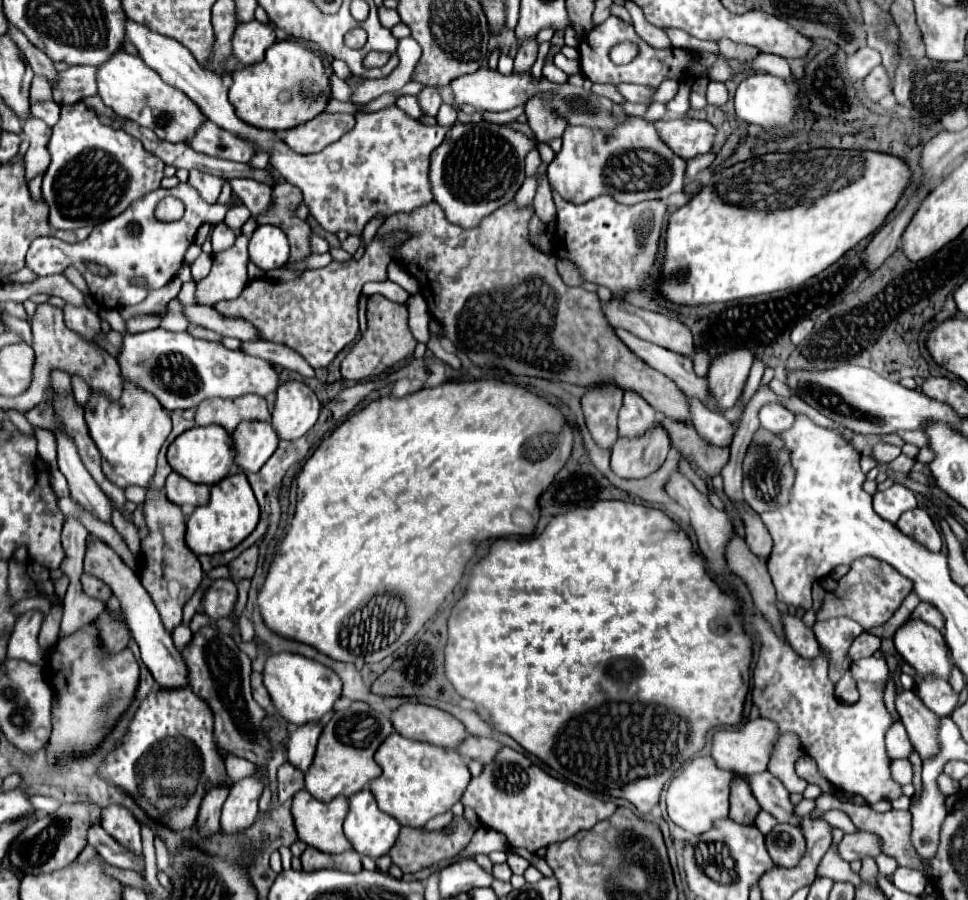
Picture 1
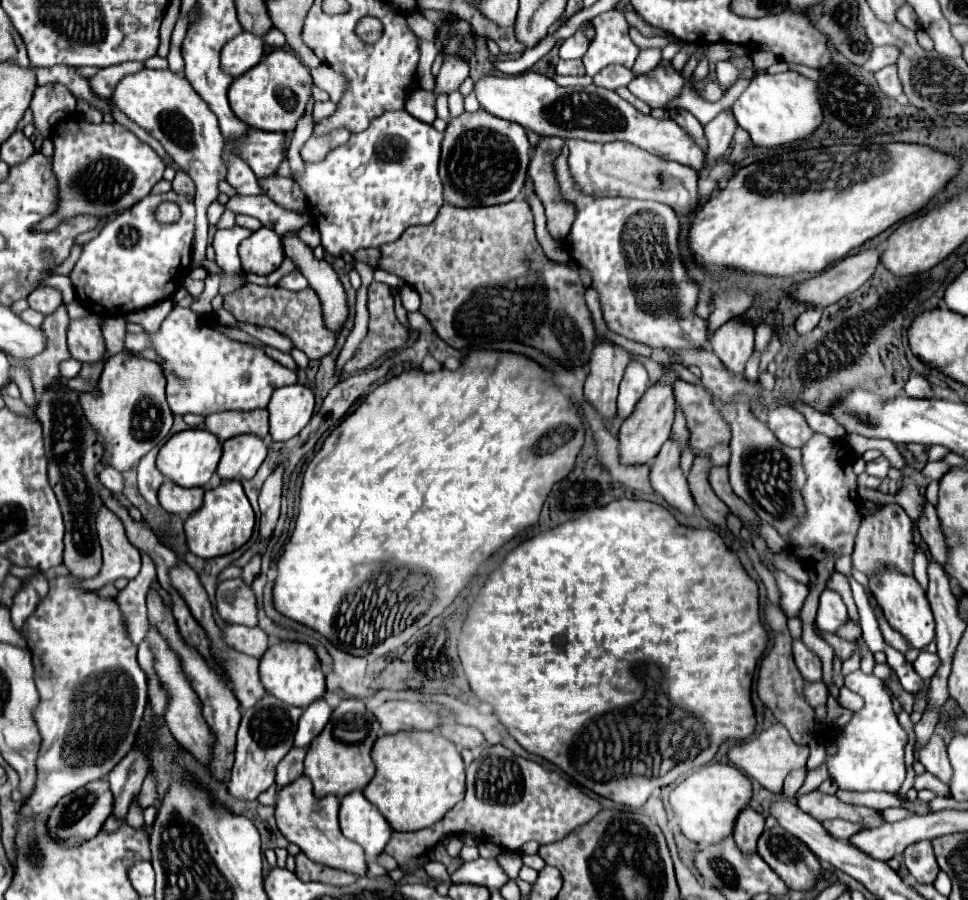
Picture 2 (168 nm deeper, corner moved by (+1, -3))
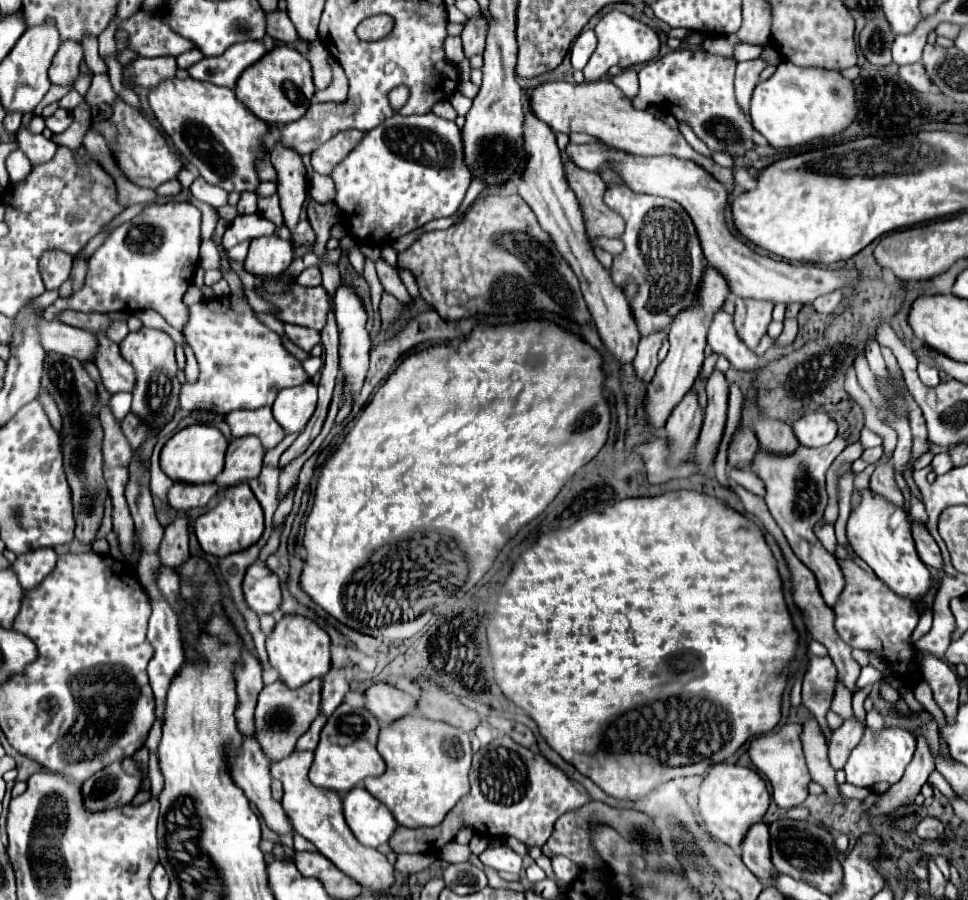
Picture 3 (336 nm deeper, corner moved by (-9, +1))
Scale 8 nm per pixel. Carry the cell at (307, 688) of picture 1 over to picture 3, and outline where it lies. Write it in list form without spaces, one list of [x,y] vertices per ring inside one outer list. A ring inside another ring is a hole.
[[[282,616],[266,640],[266,650],[272,668],[276,668],[280,680],[292,690],[304,686],[312,678],[324,678],[330,670],[330,638],[316,622],[304,616]]]

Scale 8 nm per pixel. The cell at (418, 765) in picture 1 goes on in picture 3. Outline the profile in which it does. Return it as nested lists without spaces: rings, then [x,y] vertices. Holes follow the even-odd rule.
[[[422,716],[400,718],[380,730],[378,752],[386,762],[386,772],[378,778],[366,778],[364,786],[376,800],[386,804],[400,826],[438,826],[456,802],[470,792],[470,736],[444,722],[434,722]],[[450,742],[458,744],[456,752],[448,750]]]

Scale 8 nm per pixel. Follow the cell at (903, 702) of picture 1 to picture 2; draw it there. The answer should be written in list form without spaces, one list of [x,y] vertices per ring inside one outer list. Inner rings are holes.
[[[934,734],[930,738],[930,742],[920,750],[920,762],[926,766],[926,770],[930,774],[934,774],[936,778],[940,778],[944,784],[950,784],[952,778],[952,766],[948,762],[948,754],[946,754],[946,744],[942,740],[942,736]]]

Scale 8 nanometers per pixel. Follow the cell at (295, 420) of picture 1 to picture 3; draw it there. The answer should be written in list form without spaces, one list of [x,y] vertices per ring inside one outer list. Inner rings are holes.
[[[316,384],[282,390],[274,400],[274,418],[286,432],[302,432],[316,410]]]

